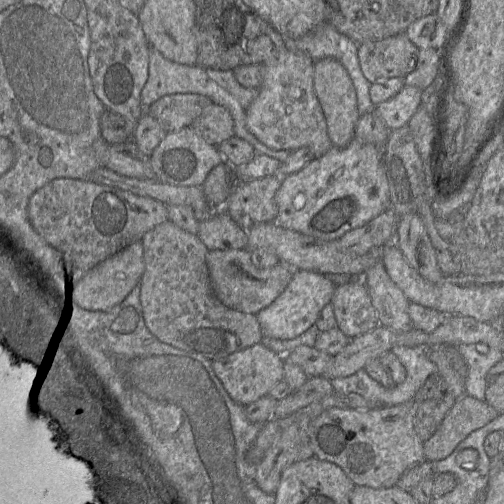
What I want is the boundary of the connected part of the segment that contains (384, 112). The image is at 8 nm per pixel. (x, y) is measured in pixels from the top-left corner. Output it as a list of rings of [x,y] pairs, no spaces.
[[[404,86],[395,96],[376,106],[378,114],[390,131],[407,125],[421,107],[422,92],[417,87]]]

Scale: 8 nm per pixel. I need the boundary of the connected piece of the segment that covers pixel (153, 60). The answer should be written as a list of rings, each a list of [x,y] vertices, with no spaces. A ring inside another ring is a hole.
[[[151,49],[148,79],[141,92],[141,103],[144,109],[148,109],[155,101],[165,95],[176,93],[196,93],[204,95],[212,102],[220,104],[229,110],[234,120],[235,136],[248,141],[254,147],[256,153],[264,154],[283,162],[292,151],[269,148],[260,142],[246,127],[246,109],[258,95],[258,92],[259,88],[245,88],[240,85],[235,78],[234,70],[204,68],[198,64],[179,64],[166,59],[155,49]]]

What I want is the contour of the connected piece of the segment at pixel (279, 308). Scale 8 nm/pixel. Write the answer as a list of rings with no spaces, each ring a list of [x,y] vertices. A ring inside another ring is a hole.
[[[294,270],[284,291],[266,308],[256,314],[264,338],[293,339],[316,323],[322,309],[332,301],[336,285],[324,274]]]

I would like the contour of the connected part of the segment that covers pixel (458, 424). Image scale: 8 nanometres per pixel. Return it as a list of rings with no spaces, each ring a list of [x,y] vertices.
[[[465,394],[456,400],[435,434],[424,442],[426,460],[436,462],[449,457],[472,432],[498,416],[486,401]]]

